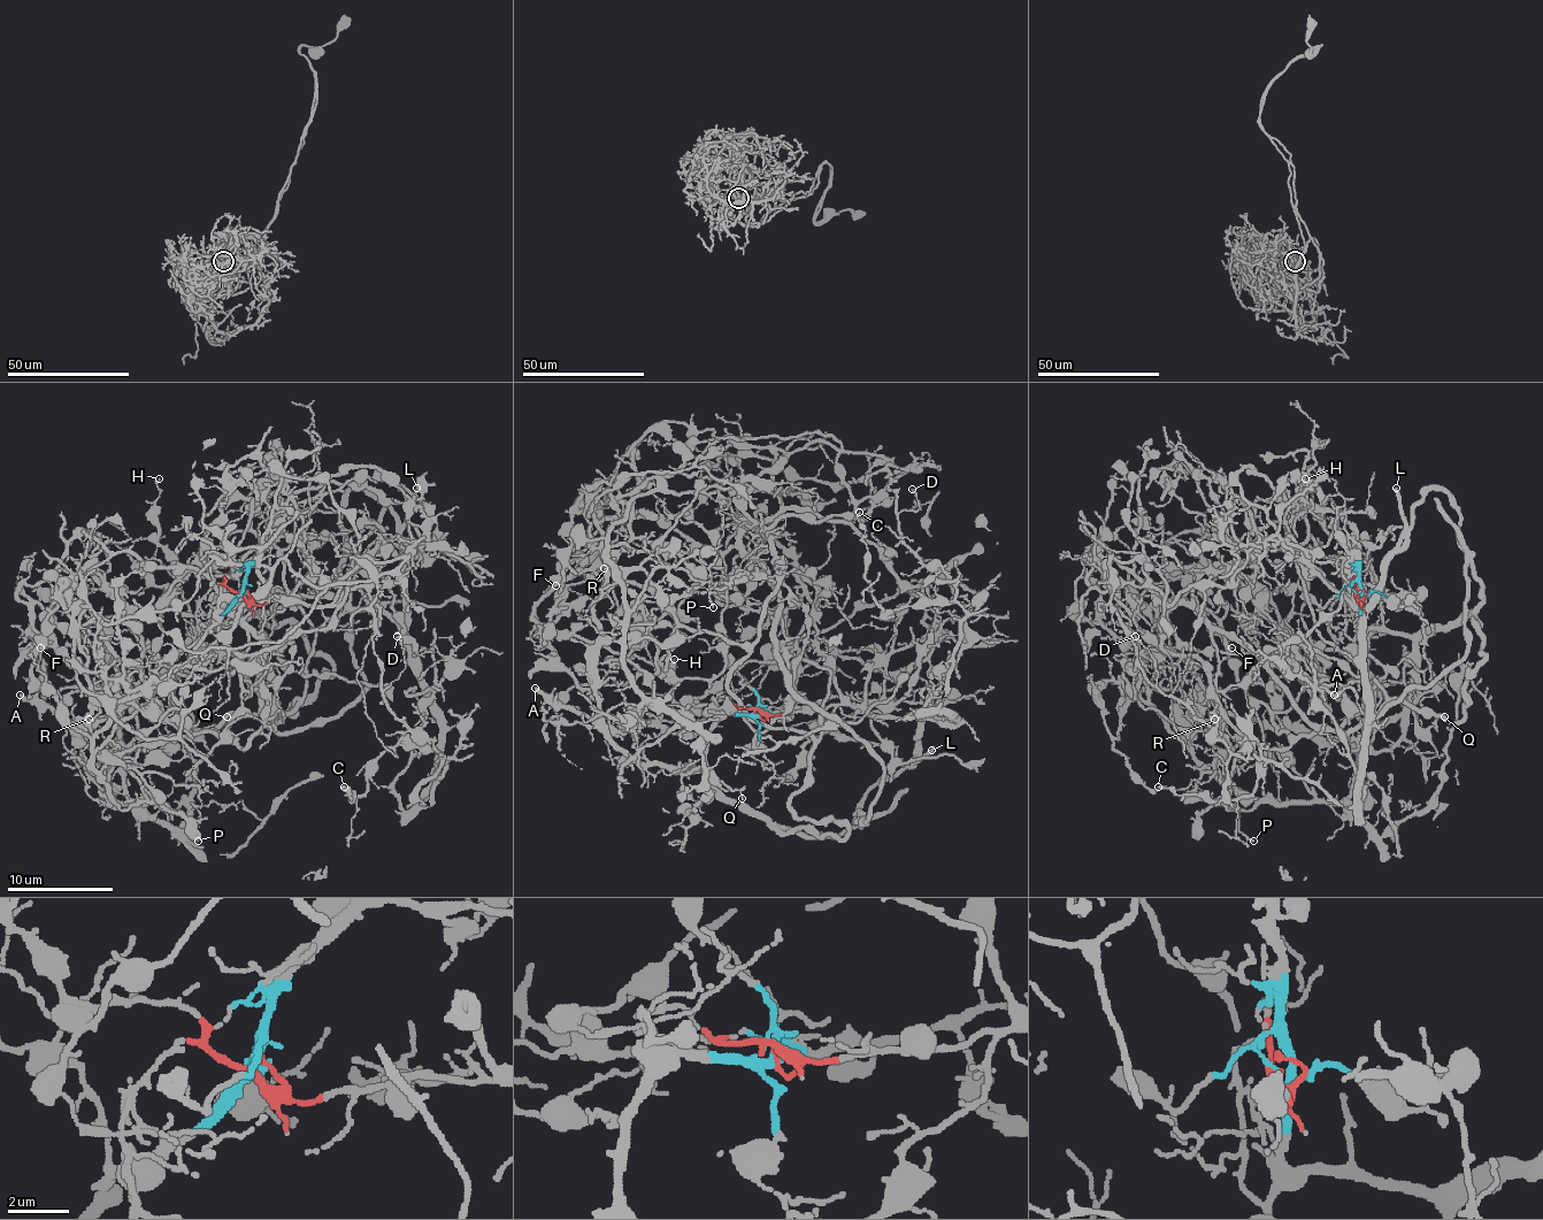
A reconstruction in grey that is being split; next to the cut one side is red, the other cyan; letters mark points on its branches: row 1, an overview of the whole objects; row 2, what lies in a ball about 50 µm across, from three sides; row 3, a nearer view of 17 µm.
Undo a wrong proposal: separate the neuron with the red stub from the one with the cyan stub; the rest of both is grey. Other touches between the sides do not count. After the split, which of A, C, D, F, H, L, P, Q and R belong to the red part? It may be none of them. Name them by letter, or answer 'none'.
C, D, H, L

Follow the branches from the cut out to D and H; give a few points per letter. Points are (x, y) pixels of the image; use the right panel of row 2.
D: (1360, 590), (1365, 767), (1349, 807), (1261, 757), (1238, 757), (1156, 685), (1135, 635)
H: (1360, 590), (1355, 590), (1357, 572), (1352, 551), (1326, 529), (1322, 513), (1312, 503), (1304, 478)

